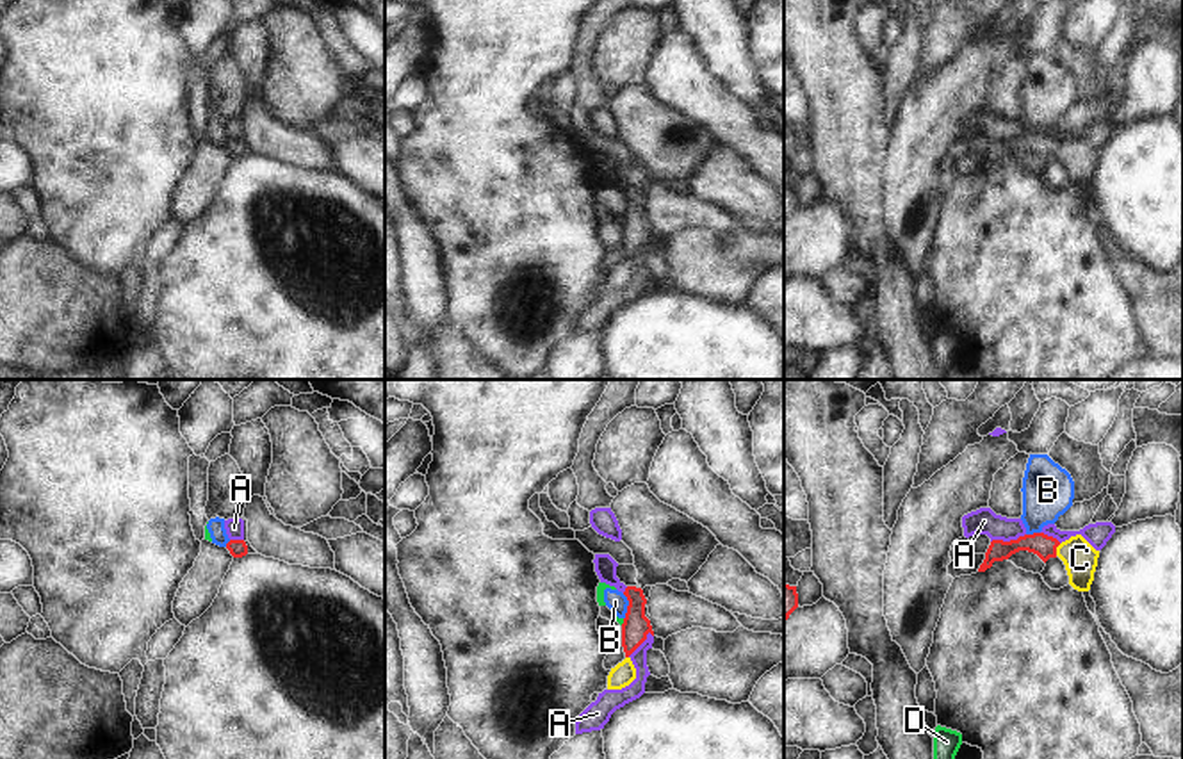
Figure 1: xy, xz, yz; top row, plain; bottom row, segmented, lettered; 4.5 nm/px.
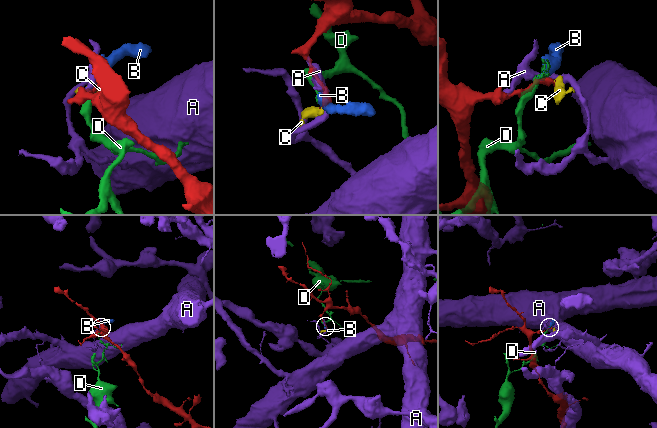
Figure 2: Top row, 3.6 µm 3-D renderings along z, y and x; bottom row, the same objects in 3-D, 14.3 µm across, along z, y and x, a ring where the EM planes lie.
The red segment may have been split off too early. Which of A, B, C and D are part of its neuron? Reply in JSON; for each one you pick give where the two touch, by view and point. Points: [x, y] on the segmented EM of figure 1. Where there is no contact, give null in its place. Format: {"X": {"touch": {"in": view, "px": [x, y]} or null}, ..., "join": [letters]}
{"C": {"touch": {"in": "yz", "px": [1055, 549]}}, "join": ["C"]}

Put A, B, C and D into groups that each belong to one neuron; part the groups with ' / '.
A / B D / C

